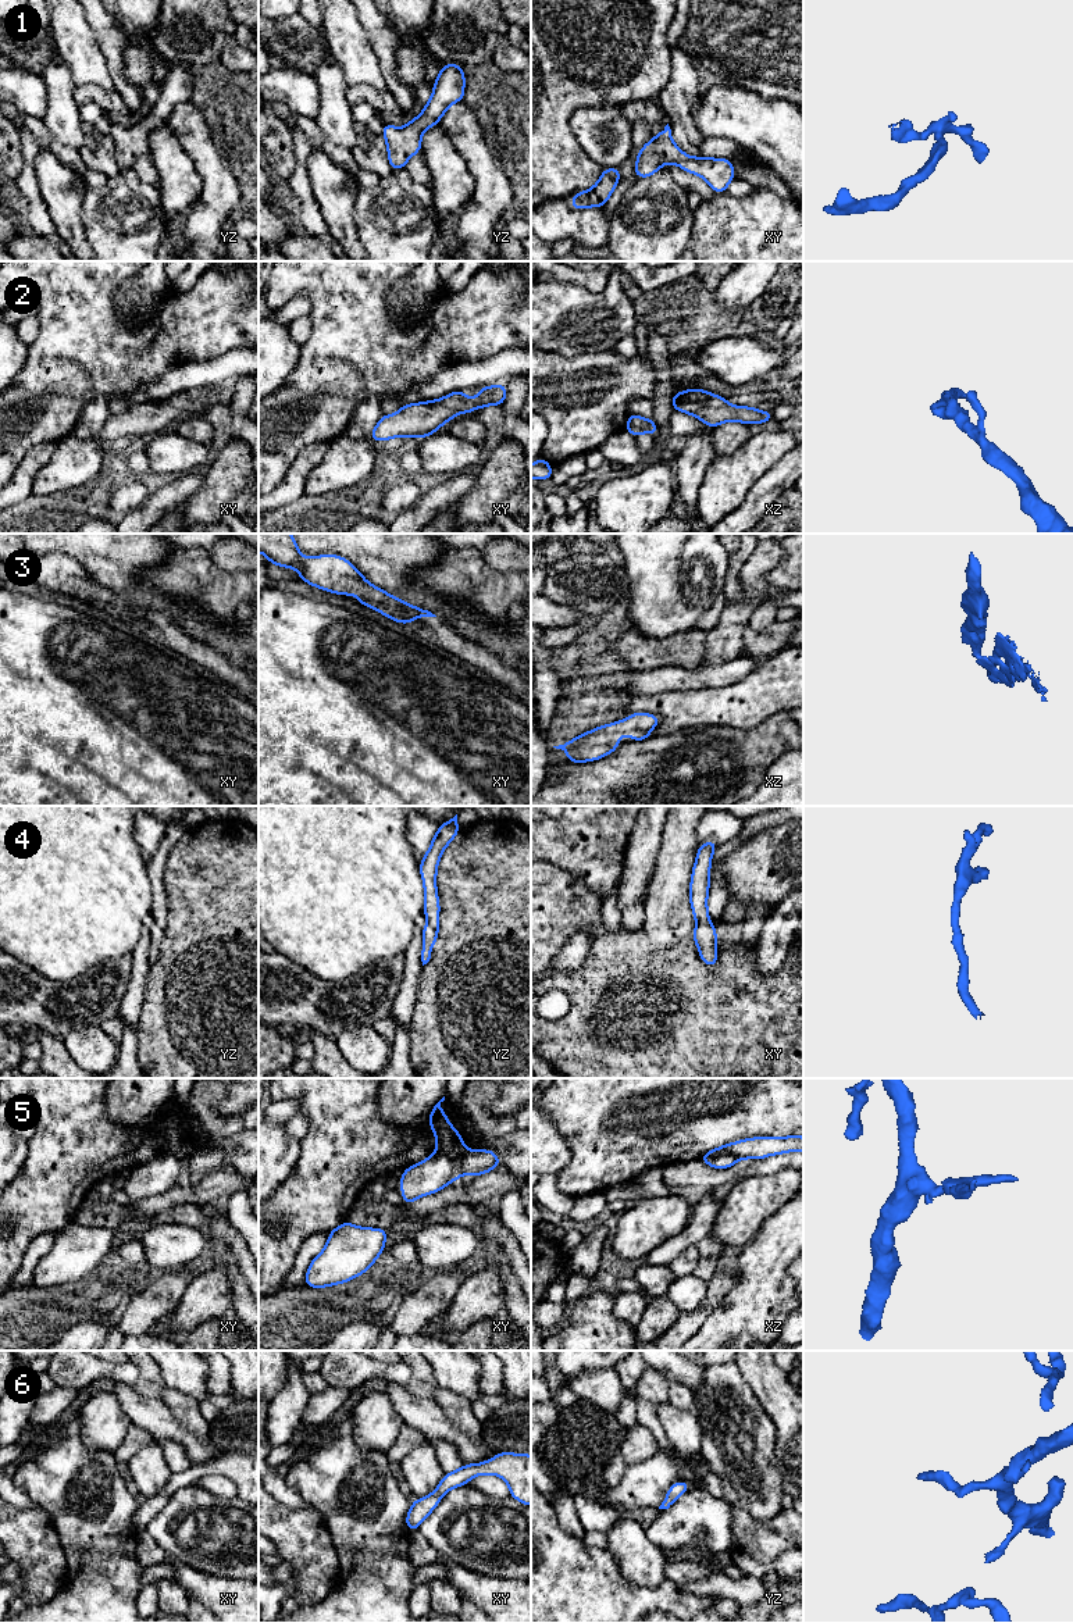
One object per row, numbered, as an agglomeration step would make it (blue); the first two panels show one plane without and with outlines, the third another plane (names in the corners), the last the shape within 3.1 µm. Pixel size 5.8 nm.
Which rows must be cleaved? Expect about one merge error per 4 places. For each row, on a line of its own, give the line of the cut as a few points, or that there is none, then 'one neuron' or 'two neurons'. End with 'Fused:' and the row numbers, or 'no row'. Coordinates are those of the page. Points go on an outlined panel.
1: no cut | one neuron
2: no cut | one neuron
3: no cut | one neuron
4: no cut | one neuron
5: xy (466, 1149), (456, 1159), (437, 1152) | two neurons
6: no cut | one neuron
Fused: 5

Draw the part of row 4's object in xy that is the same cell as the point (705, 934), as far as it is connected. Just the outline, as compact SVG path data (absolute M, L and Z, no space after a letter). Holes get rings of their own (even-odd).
M709 839L702 846L698 846L696 860L692 868L689 885L689 902L694 912L696 928L692 939L698 945L701 959L709 966L716 967L716 931L717 927L710 924L707 914L707 892L710 885L710 862L717 843Z

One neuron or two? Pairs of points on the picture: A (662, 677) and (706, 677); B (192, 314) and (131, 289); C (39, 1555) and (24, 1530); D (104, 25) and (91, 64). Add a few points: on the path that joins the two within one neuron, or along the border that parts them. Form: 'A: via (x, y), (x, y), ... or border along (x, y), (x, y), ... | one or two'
A: via (673, 678), (695, 678) | one
B: border along (171, 285), (148, 316), (127, 313) | two
C: via (36, 1550), (27, 1536) | one
D: border along (85, 14), (110, 72) | two

